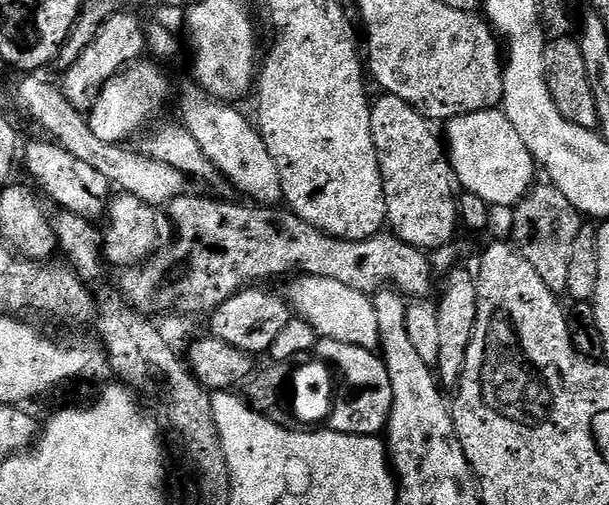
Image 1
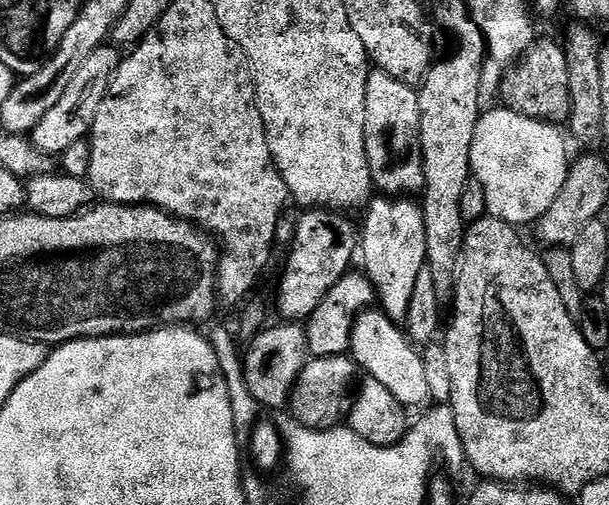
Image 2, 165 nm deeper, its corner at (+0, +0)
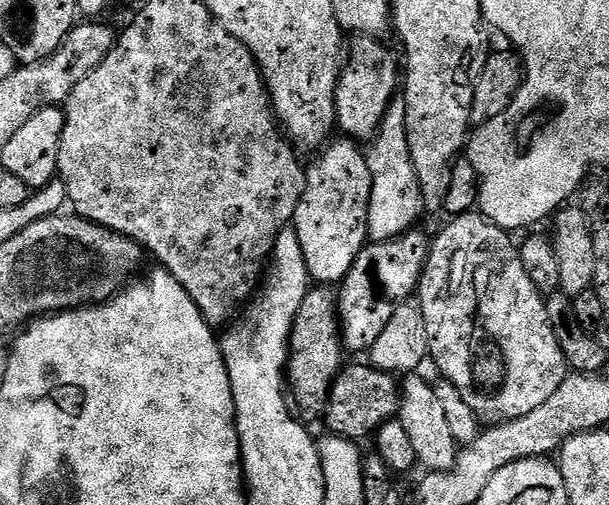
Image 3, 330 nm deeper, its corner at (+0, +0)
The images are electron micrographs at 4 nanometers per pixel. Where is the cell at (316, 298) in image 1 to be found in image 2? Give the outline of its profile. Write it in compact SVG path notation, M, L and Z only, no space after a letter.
M369 310L360 313L356 325L352 327L350 355L365 377L382 382L382 386L386 386L386 390L390 390L390 394L394 394L405 409L420 408L424 403L429 403L430 389L426 386L421 349L383 312Z

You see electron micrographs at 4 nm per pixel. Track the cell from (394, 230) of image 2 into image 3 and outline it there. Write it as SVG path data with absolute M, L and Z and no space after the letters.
M397 98L386 110L380 128L367 149L368 165L372 175L370 206L368 207L369 241L397 240L417 227L420 215L425 215L424 199L410 158L410 142L406 138L406 106Z

